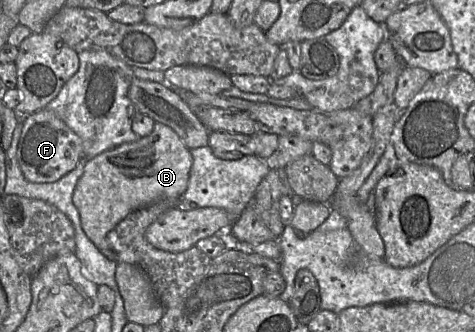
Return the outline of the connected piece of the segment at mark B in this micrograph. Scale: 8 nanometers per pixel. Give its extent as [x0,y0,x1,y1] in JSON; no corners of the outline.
[72,122,192,262]

